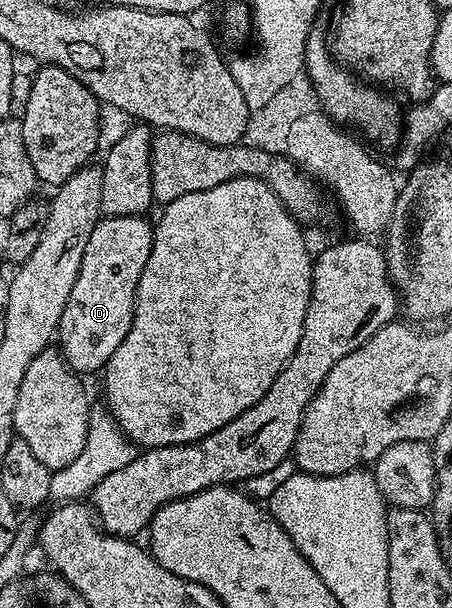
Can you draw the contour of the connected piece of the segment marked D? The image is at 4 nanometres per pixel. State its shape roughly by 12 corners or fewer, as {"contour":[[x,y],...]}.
{"contour":[[102,216],[56,335],[78,375],[131,331],[153,246],[144,216]]}

